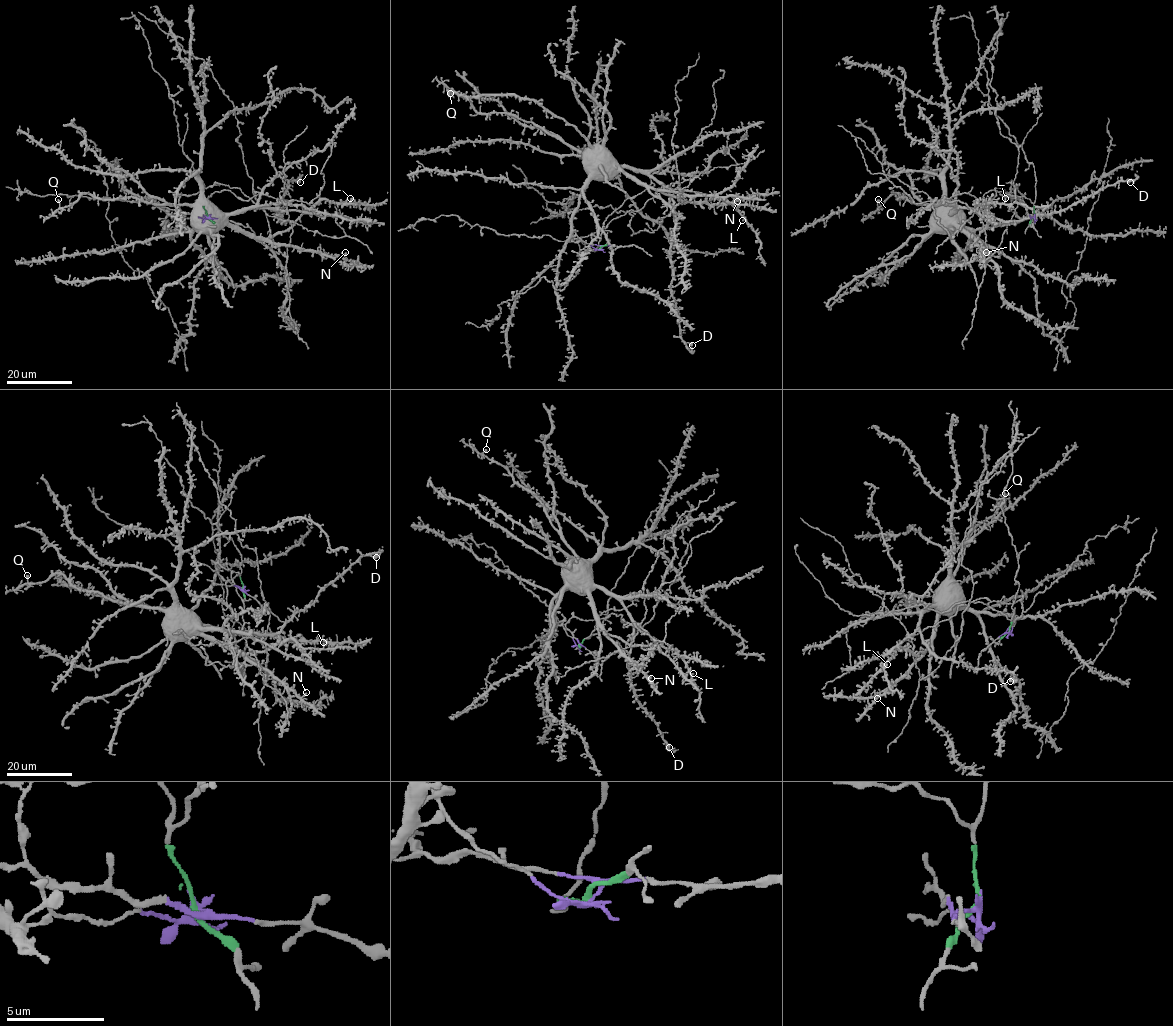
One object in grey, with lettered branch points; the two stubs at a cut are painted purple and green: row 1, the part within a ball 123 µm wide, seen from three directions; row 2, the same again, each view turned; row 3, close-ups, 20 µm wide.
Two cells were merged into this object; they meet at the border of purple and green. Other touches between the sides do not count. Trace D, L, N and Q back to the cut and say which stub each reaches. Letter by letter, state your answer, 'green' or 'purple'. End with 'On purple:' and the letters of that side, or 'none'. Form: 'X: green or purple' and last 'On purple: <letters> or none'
D: green
L: green
N: green
Q: green
On purple: none

